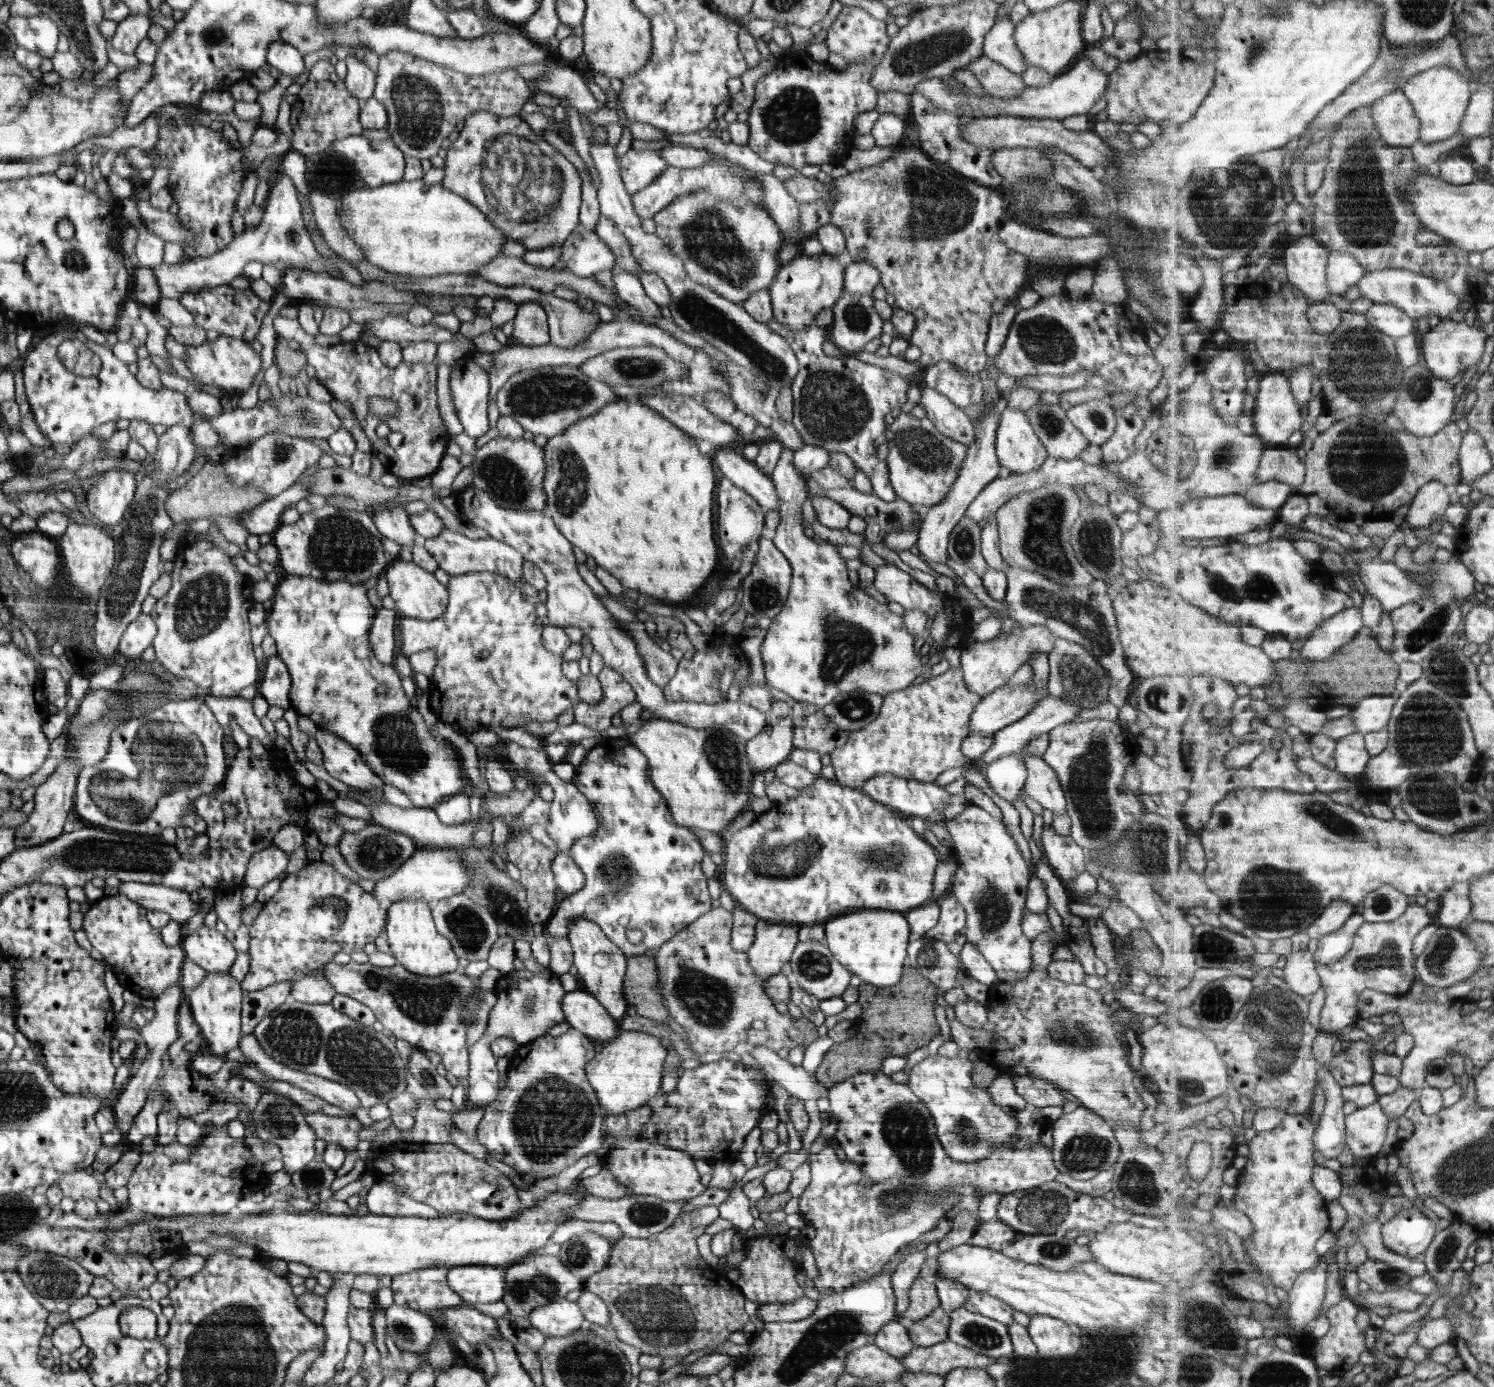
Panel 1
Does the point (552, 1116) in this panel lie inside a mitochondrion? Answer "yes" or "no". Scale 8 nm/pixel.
yes

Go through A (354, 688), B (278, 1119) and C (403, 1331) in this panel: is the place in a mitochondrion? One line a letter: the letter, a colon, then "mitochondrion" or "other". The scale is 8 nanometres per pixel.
A: other
B: mitochondrion
C: mitochondrion

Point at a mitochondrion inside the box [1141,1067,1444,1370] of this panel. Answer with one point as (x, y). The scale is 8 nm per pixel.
(1204, 1325)

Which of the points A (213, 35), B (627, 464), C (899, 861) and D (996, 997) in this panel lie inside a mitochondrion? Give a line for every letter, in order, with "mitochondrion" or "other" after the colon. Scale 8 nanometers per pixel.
A: mitochondrion
B: other
C: mitochondrion
D: other

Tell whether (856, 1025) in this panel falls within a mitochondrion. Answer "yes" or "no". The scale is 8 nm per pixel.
no

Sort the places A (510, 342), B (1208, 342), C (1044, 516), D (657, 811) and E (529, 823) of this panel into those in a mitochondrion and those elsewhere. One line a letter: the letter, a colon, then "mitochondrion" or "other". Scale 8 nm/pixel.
A: other
B: other
C: mitochondrion
D: other
E: other

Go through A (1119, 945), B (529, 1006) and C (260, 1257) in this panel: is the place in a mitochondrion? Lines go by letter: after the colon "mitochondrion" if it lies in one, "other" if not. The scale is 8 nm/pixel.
A: other
B: mitochondrion
C: other

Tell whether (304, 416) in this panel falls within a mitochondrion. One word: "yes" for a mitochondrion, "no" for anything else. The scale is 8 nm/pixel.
yes

